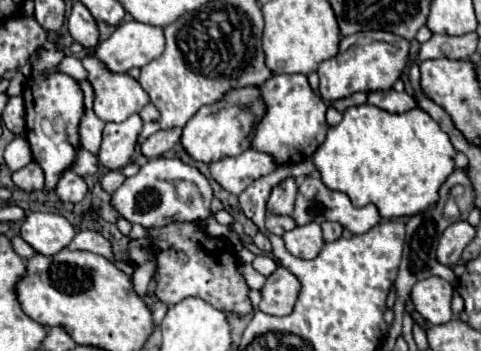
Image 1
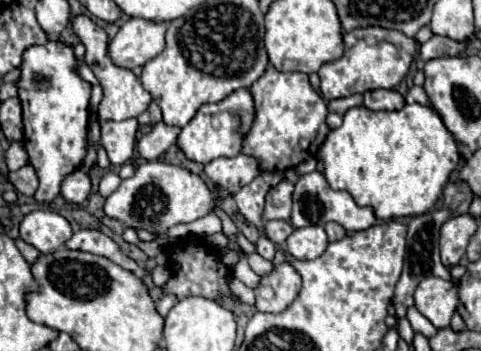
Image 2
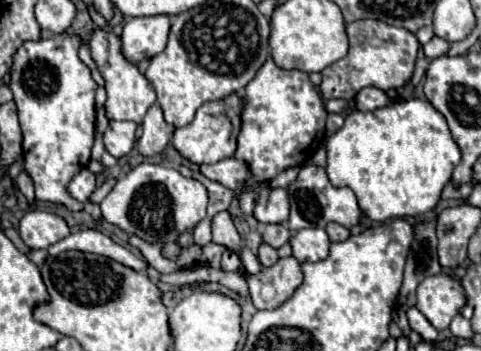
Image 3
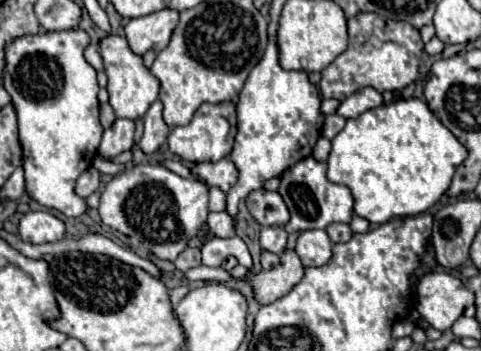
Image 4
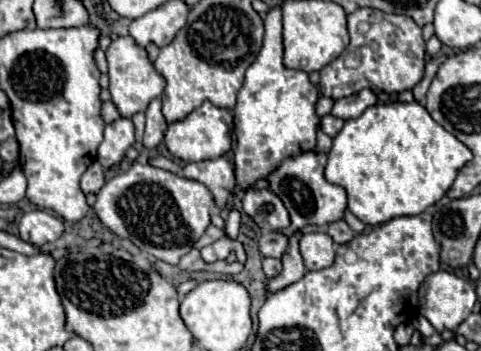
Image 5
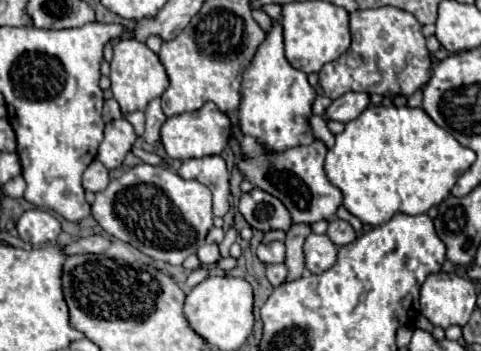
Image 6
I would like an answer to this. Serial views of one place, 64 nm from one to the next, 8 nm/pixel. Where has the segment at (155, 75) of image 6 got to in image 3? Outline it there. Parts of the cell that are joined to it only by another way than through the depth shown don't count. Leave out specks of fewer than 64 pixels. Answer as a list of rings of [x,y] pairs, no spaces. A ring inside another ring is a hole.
[[[96,28],[90,32],[90,40],[88,40],[88,48],[92,54],[92,60],[98,66],[98,72],[102,74],[102,78],[106,80],[106,116],[110,120],[132,120],[132,122],[142,122],[146,116],[146,110],[156,102],[156,94],[152,90],[152,86],[148,84],[148,80],[144,78],[142,72],[138,72],[138,68],[134,64],[128,64],[128,60],[124,60],[124,56],[120,56],[120,38],[108,30],[108,28]]]

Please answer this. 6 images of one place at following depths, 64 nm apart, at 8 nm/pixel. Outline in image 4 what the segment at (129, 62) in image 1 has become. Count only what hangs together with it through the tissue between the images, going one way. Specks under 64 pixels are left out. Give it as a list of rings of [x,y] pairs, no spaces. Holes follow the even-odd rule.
[[[160,10],[148,16],[132,18],[126,26],[126,40],[134,54],[142,56],[148,50],[160,52],[168,46],[168,40],[172,36],[172,30],[178,24],[178,12],[176,10]]]

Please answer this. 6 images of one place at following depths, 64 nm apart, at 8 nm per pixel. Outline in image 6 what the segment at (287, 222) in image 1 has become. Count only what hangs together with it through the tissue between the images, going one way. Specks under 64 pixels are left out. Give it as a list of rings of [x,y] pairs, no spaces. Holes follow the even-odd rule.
[[[268,242],[268,244],[260,244],[258,246],[258,258],[264,262],[264,264],[278,264],[284,260],[284,242]]]

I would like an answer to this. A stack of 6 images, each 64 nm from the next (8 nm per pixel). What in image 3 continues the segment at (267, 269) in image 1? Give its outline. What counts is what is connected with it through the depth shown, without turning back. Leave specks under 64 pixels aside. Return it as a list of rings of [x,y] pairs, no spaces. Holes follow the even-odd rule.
[[[242,246],[242,254],[240,254],[240,258],[242,258],[242,262],[244,262],[244,266],[246,266],[246,270],[248,270],[250,274],[258,274],[258,272],[264,268],[264,266],[260,264],[258,256],[252,254],[246,246]]]

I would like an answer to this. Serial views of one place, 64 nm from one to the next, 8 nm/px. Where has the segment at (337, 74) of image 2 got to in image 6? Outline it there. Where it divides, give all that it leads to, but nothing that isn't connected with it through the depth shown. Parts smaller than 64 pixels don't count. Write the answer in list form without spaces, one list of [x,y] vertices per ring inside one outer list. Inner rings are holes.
[[[398,8],[358,10],[350,14],[350,32],[350,50],[356,50],[362,62],[356,68],[350,68],[344,54],[320,70],[320,86],[324,96],[328,96],[330,100],[340,98],[348,90],[380,96],[412,96],[420,86],[430,80],[432,62],[426,50],[426,40],[422,36],[422,26],[410,12],[400,12]]]

